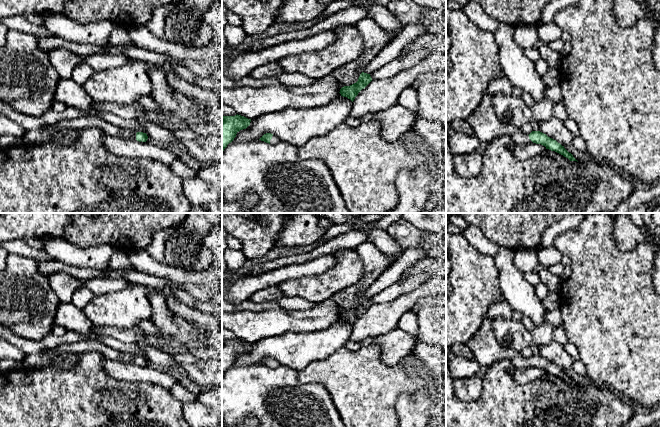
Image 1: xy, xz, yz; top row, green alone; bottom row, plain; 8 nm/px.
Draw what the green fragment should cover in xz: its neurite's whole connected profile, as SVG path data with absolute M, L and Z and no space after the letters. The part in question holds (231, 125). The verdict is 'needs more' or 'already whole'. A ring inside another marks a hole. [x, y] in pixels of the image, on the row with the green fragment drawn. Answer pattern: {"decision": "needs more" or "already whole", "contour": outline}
{"decision": "already whole", "contour": "M241 115L222 116L222 152L231 143L236 134L250 125L251 119Z"}

